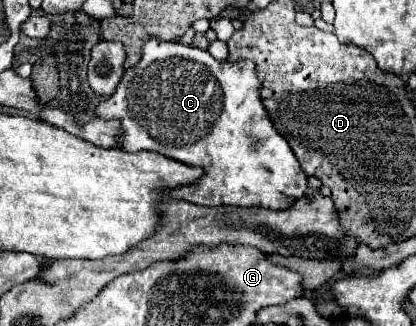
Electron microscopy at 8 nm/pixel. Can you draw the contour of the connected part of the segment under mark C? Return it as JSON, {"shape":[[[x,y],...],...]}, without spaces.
{"shape":[[[151,37],[143,41],[141,61],[135,67],[125,69],[115,93],[95,105],[95,115],[105,121],[117,119],[121,123],[117,143],[123,151],[155,151],[179,163],[203,169],[203,175],[193,185],[169,191],[175,199],[207,207],[235,205],[289,209],[293,201],[305,195],[307,175],[299,167],[285,137],[281,137],[269,121],[259,91],[261,81],[253,61],[217,61],[209,51]]]}

